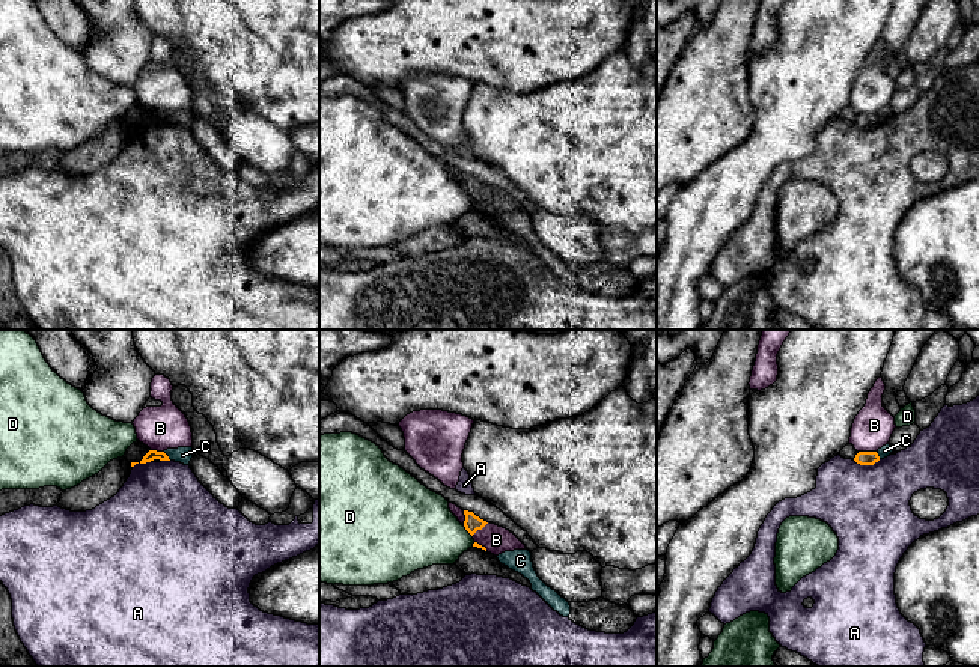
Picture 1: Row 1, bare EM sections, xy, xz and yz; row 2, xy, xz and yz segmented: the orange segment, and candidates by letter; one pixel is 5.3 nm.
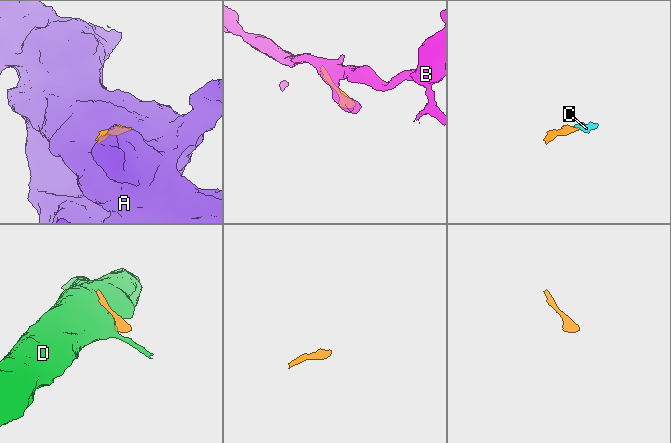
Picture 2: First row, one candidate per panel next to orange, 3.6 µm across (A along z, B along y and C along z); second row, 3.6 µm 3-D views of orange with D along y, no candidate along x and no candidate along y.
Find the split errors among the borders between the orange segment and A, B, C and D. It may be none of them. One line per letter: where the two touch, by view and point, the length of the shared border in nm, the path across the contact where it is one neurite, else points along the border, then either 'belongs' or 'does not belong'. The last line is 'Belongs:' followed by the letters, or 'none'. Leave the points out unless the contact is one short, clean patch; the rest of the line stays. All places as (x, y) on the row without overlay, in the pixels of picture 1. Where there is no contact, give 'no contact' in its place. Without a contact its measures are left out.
A: meets orange in yz at (866, 127); contact 140 nm long; does not belong
B: meets orange in yz at (868, 115); contact 100 nm long; does not belong
C: meets orange in xy at (167, 119); contact 60 nm long; runs through xy (151, 118), (167, 119), (182, 118); belongs
D: meets orange in xz at (467, 193); contact 80 nm long; does not belong
Belongs: C

